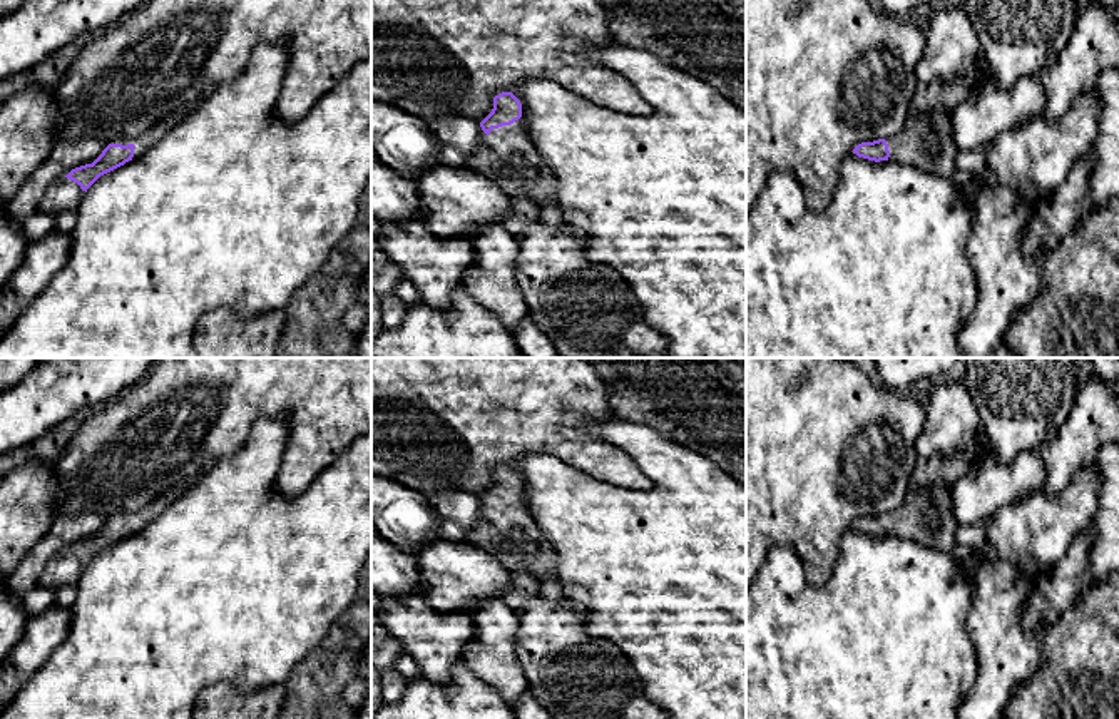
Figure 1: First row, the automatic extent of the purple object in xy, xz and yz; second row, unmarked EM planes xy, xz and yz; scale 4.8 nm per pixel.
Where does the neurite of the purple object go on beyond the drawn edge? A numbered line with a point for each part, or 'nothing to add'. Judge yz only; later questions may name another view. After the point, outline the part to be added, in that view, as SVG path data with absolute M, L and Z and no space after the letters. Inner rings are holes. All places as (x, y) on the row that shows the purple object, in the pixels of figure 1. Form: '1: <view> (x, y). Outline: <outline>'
1: yz (925, 141). Outline: M943 107L908 117L900 132L887 137L890 157L900 164L950 179L958 152L952 137L952 114Z

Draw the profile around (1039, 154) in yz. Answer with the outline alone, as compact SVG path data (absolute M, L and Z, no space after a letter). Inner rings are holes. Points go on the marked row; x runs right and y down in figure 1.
M1086 90L1059 119L1034 117L1002 134L992 145L985 169L960 189L973 202L980 186L1030 189L1044 201L1087 154L1097 135L1097 92Z

